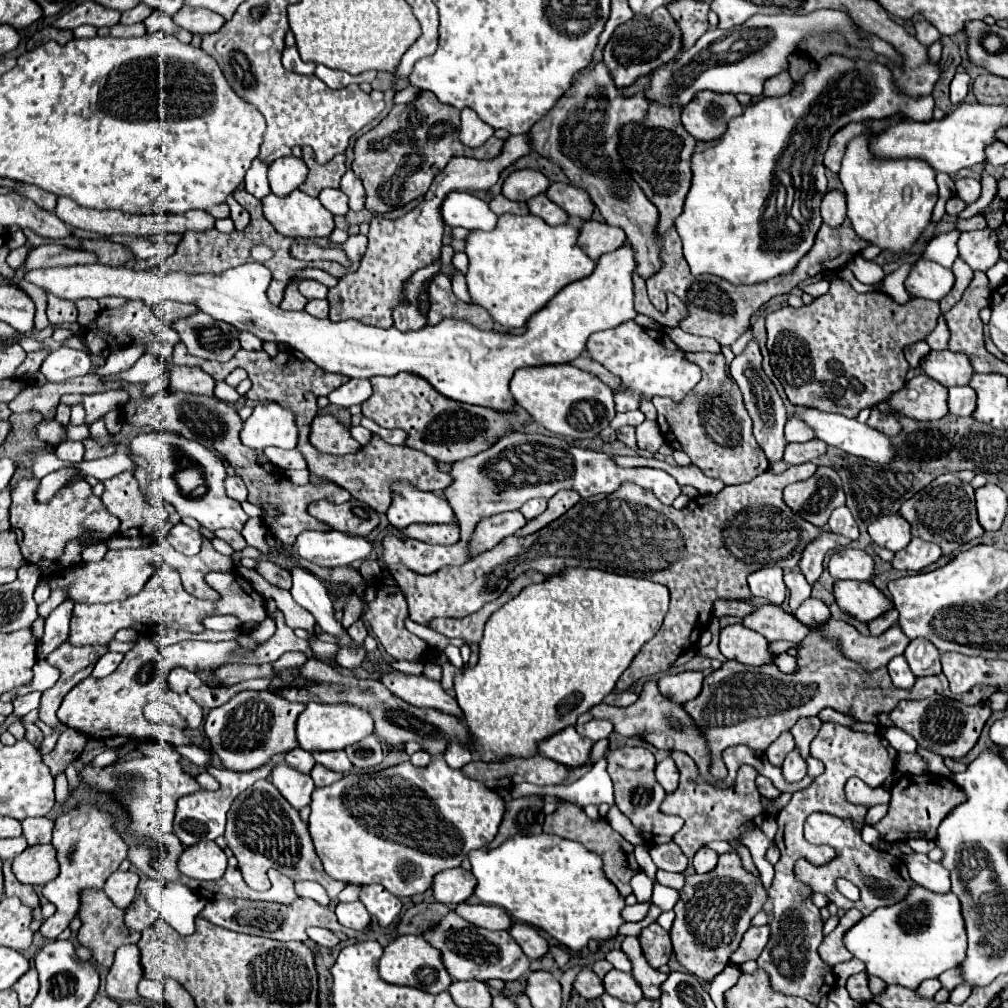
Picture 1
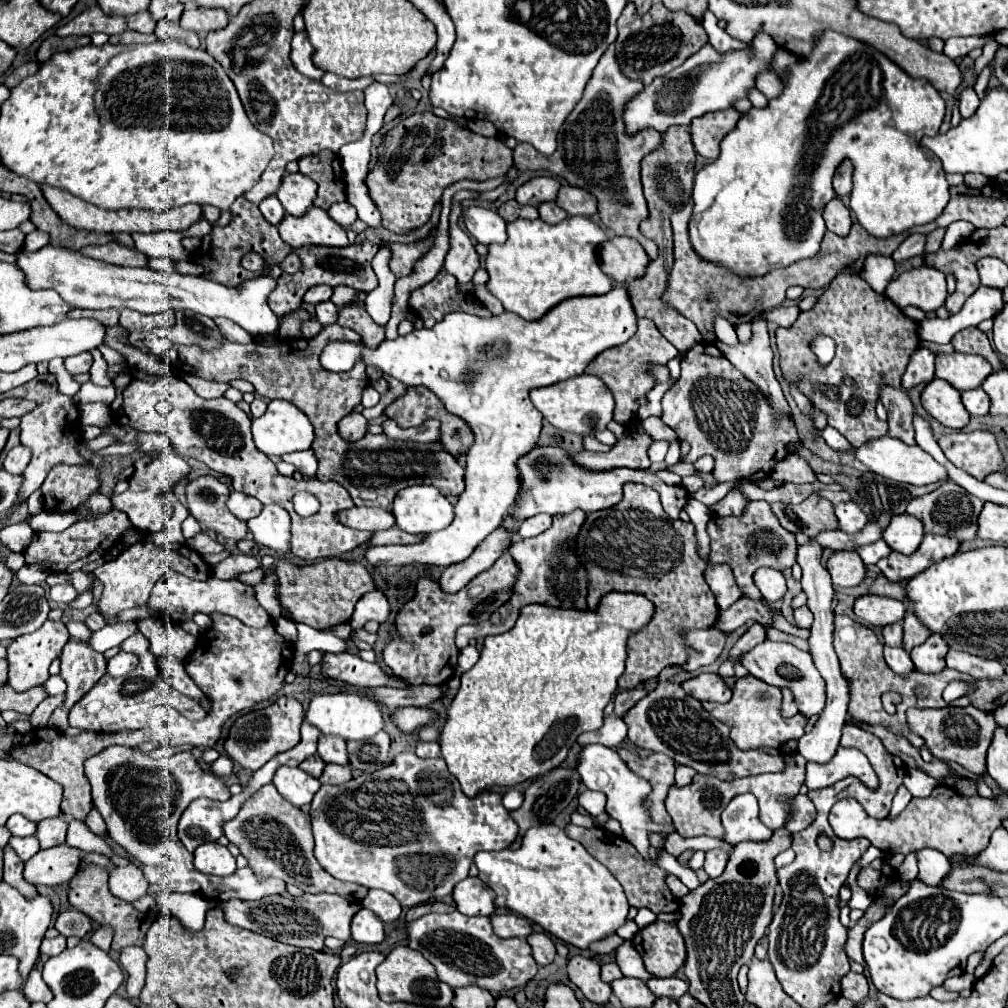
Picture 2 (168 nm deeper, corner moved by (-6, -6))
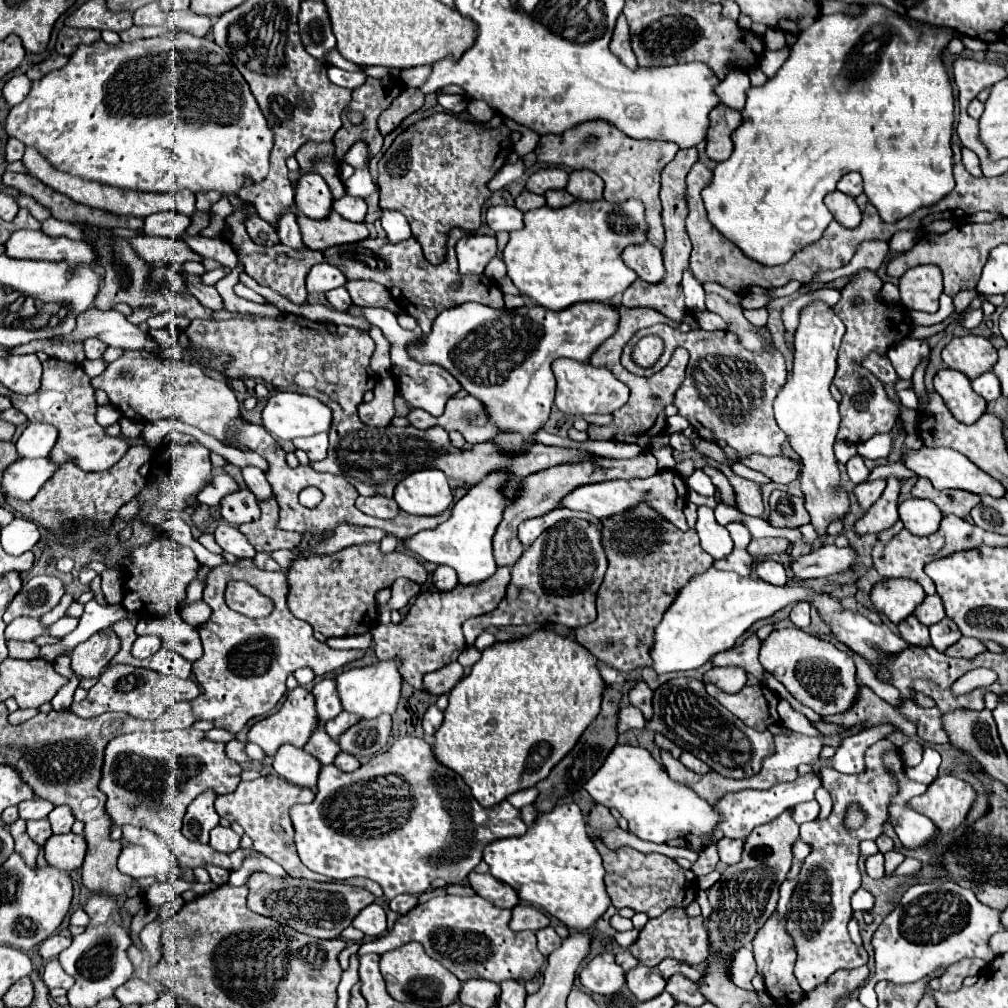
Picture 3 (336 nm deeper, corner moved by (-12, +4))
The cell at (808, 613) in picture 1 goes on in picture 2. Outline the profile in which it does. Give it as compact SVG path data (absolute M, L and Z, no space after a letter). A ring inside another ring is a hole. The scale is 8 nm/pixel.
M800 607L800 609L794 611L794 619L796 619L798 627L806 627L808 629L812 625L814 617L812 617L812 611L808 607Z

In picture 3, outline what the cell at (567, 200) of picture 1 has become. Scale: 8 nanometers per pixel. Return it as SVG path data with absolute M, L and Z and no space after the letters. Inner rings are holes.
M572 171L566 191L582 201L598 201L602 199L604 181L592 171Z

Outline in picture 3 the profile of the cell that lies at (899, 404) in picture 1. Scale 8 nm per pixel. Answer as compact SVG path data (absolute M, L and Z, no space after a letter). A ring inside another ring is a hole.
M942 369L934 377L934 387L960 423L974 423L986 411L986 401L972 389L970 379L956 369Z

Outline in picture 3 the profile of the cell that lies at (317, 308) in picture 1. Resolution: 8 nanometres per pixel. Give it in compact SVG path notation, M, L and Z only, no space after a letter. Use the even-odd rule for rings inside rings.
M338 287L338 289L332 289L330 293L326 293L326 299L330 301L330 305L338 311L346 311L350 305L352 305L352 299L350 299L350 293L346 291L346 287Z

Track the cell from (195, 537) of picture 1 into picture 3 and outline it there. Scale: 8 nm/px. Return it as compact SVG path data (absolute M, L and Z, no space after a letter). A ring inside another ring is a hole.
M222 523L216 527L216 543L226 551L226 553L232 553L236 555L238 559L252 559L256 555L256 549L248 543L248 539L236 529L236 527L230 527L228 523Z

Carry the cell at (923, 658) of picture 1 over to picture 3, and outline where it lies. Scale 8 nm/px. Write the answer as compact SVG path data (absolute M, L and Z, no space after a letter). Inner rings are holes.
M944 617L942 621L938 621L938 623L934 623L934 625L930 627L932 645L934 645L938 651L946 651L946 647L954 645L960 637L962 637L962 633L958 631L958 627L956 627L948 617Z

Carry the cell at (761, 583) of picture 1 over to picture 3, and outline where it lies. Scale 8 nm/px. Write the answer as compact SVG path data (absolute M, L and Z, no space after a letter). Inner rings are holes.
M762 559L758 565L756 565L756 575L762 579L762 581L768 581L772 585L786 585L788 579L786 579L786 569L776 563L774 559Z

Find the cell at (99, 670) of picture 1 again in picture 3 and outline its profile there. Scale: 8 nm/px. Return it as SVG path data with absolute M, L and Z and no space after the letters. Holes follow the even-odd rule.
M144 635L144 637L138 637L134 641L132 655L138 659L146 659L146 657L154 655L160 647L162 647L162 639L158 635Z

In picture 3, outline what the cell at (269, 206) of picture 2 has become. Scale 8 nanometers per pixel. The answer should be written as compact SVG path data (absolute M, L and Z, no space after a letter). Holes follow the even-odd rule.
M286 215L286 219L282 219L282 223L278 223L278 235L280 235L280 241L292 249L304 249L306 247L294 215Z

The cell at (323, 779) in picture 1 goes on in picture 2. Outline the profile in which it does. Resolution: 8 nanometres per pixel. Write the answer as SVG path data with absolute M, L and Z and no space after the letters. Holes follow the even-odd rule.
M326 765L324 773L320 777L322 785L342 785L346 781L352 779L352 773L348 767L340 767L340 765Z

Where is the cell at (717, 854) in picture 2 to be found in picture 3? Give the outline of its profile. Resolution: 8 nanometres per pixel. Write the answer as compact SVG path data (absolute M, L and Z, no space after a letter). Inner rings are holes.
M722 839L722 841L718 841L720 861L724 861L726 865L738 863L742 859L742 849L744 849L742 839Z

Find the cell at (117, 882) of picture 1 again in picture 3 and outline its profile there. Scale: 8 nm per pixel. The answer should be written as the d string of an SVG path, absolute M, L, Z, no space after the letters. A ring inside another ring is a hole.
M128 845L122 849L122 853L118 857L118 869L134 879L156 875L156 869L154 869L154 863L152 863L148 851L140 845Z

